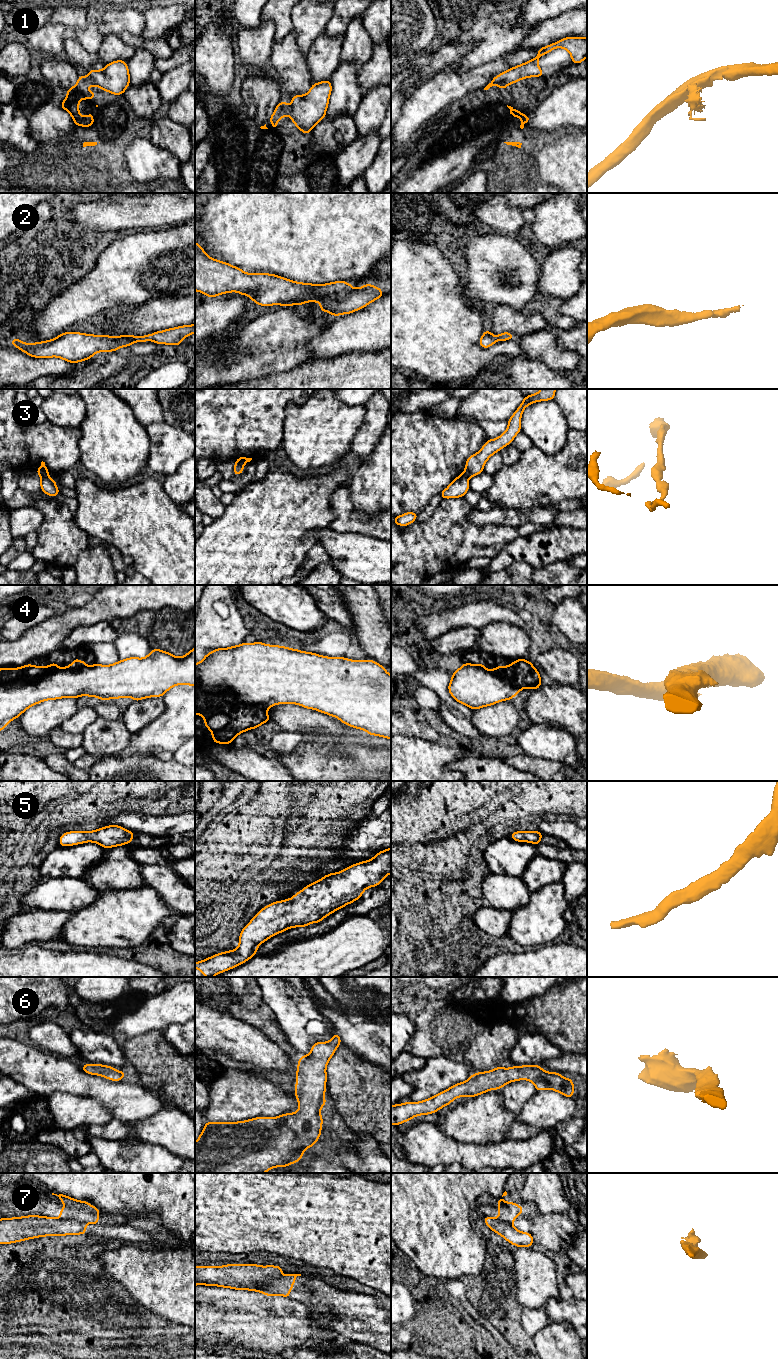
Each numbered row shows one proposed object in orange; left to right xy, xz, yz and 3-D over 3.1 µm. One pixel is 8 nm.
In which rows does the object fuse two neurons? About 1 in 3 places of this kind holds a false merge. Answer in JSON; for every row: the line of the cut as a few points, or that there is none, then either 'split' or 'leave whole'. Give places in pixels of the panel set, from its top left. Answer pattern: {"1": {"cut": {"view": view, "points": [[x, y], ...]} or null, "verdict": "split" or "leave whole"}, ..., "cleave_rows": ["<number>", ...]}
{"1": {"cut": {"view": "xy", "points": [[89, 75], [99, 86]]}, "verdict": "split"}, "2": {"cut": null, "verdict": "leave whole"}, "3": {"cut": {"view": "xy", "points": [[48, 474], [41, 477]]}, "verdict": "split"}, "4": {"cut": {"view": "xz", "points": [[195, 680], [204, 685], [227, 685], [245, 702], [278, 703]]}, "verdict": "split"}, "5": {"cut": null, "verdict": "leave whole"}, "6": {"cut": null, "verdict": "leave whole"}, "7": {"cut": {"view": "xz", "points": [[281, 1275], [270, 1284], [263, 1284], [254, 1290]]}, "verdict": "split"}, "cleave_rows": ["1", "3", "4", "7"]}

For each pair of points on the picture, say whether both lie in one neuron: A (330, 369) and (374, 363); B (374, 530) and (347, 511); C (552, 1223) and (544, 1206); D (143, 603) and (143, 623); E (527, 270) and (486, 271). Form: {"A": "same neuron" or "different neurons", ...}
{"A": "same neuron", "B": "same neuron", "C": "different neurons", "D": "different neurons", "E": "same neuron"}

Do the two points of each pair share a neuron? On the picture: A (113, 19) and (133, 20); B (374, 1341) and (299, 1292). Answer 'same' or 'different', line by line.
A: same
B: same

